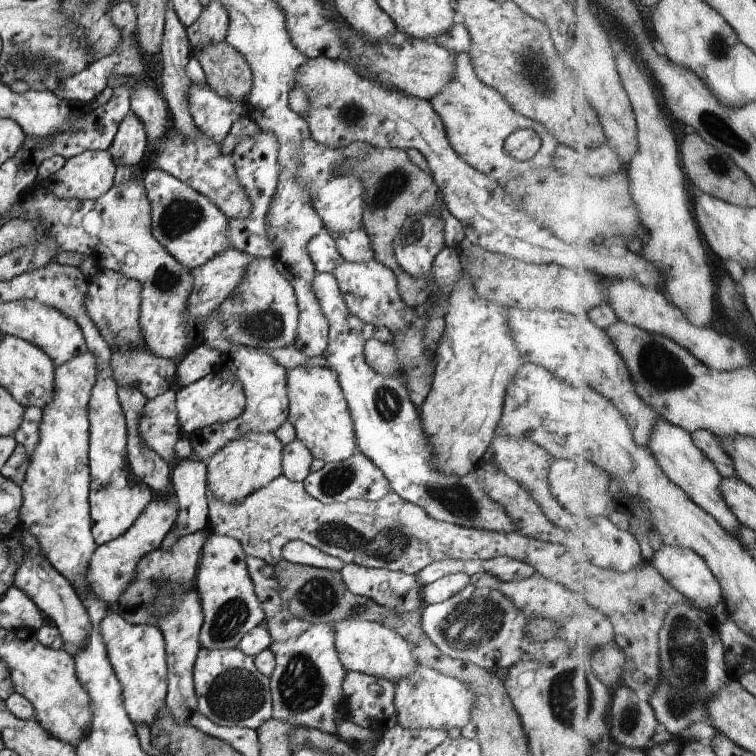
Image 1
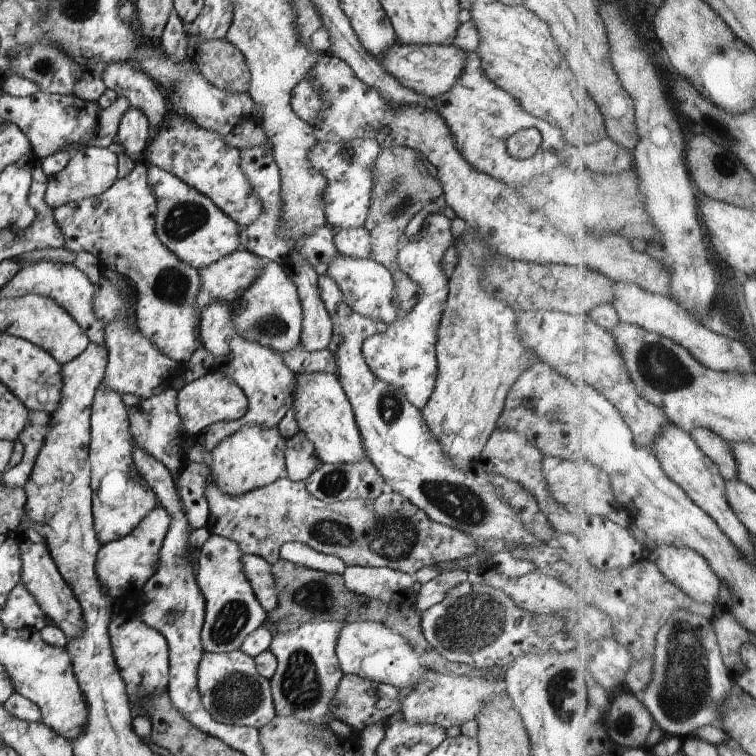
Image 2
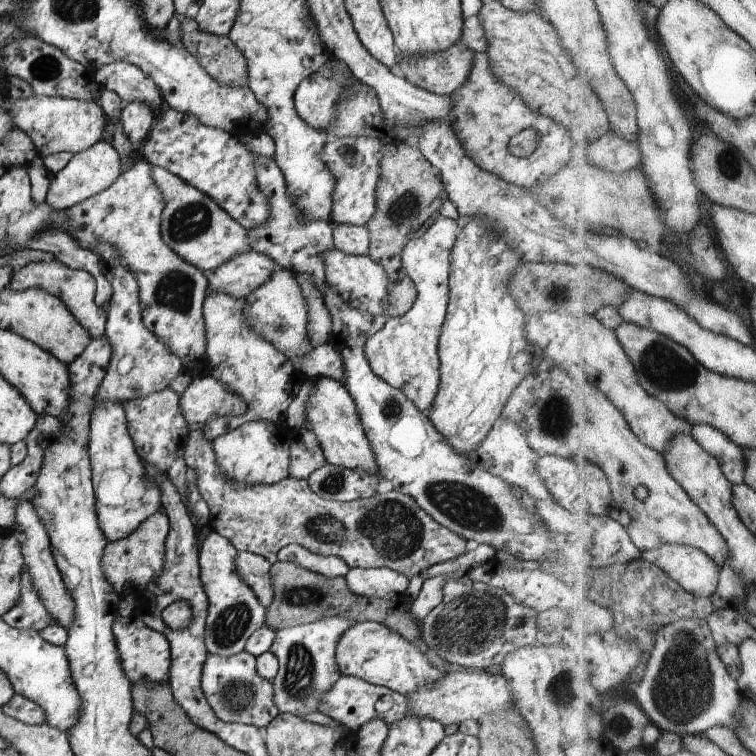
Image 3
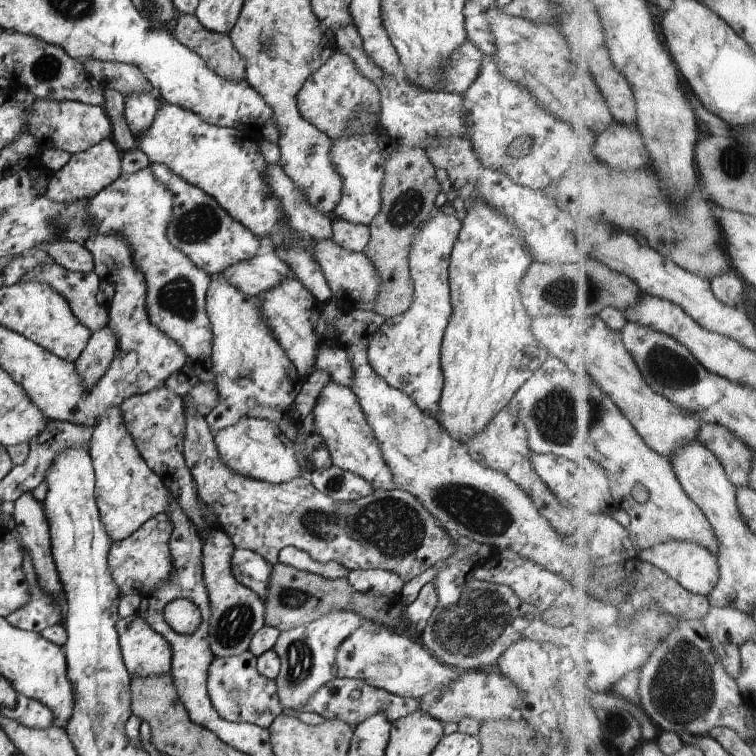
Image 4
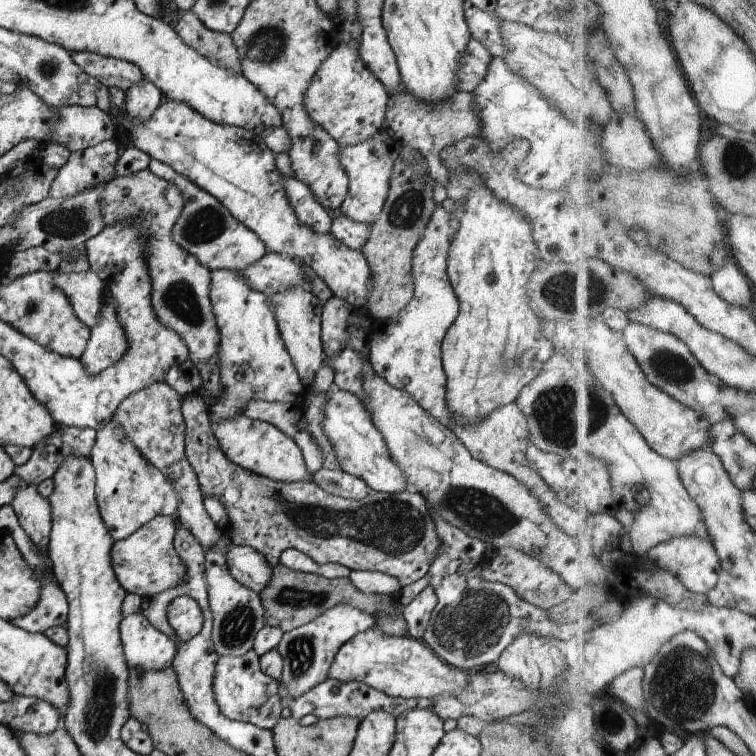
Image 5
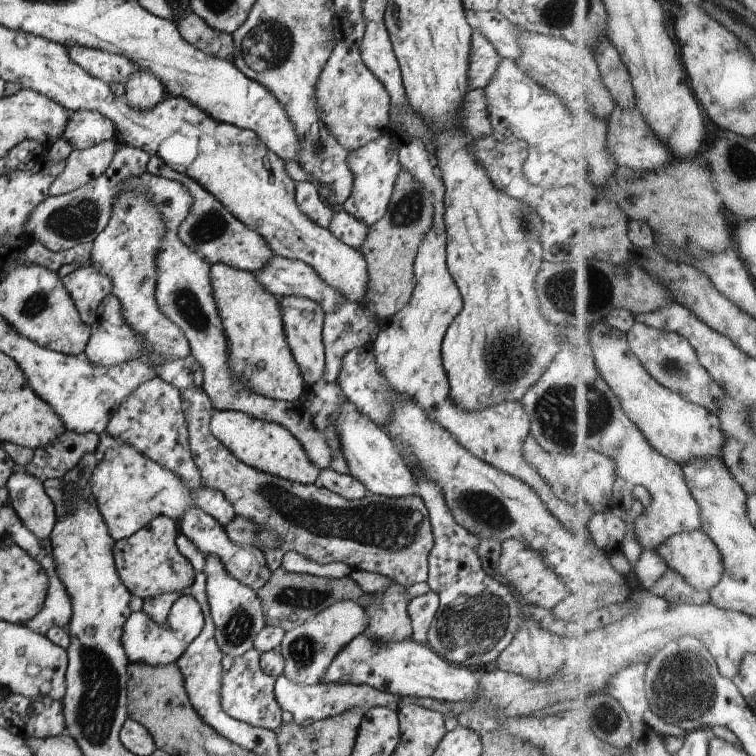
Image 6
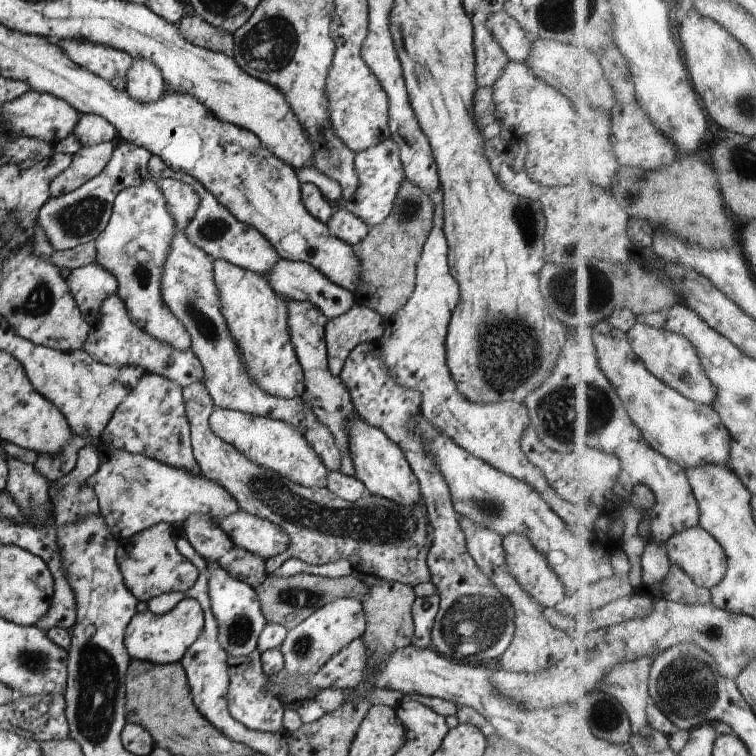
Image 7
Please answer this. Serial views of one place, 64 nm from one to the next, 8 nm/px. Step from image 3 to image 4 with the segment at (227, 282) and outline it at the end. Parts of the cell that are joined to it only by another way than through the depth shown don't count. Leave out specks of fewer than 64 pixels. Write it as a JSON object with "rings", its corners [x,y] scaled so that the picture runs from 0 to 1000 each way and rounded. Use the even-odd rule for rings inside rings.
{"rings":[[[345,329],[331,344],[302,352],[291,362],[325,392],[341,392],[344,386],[368,378],[384,360],[384,352],[378,352],[362,331]]]}

